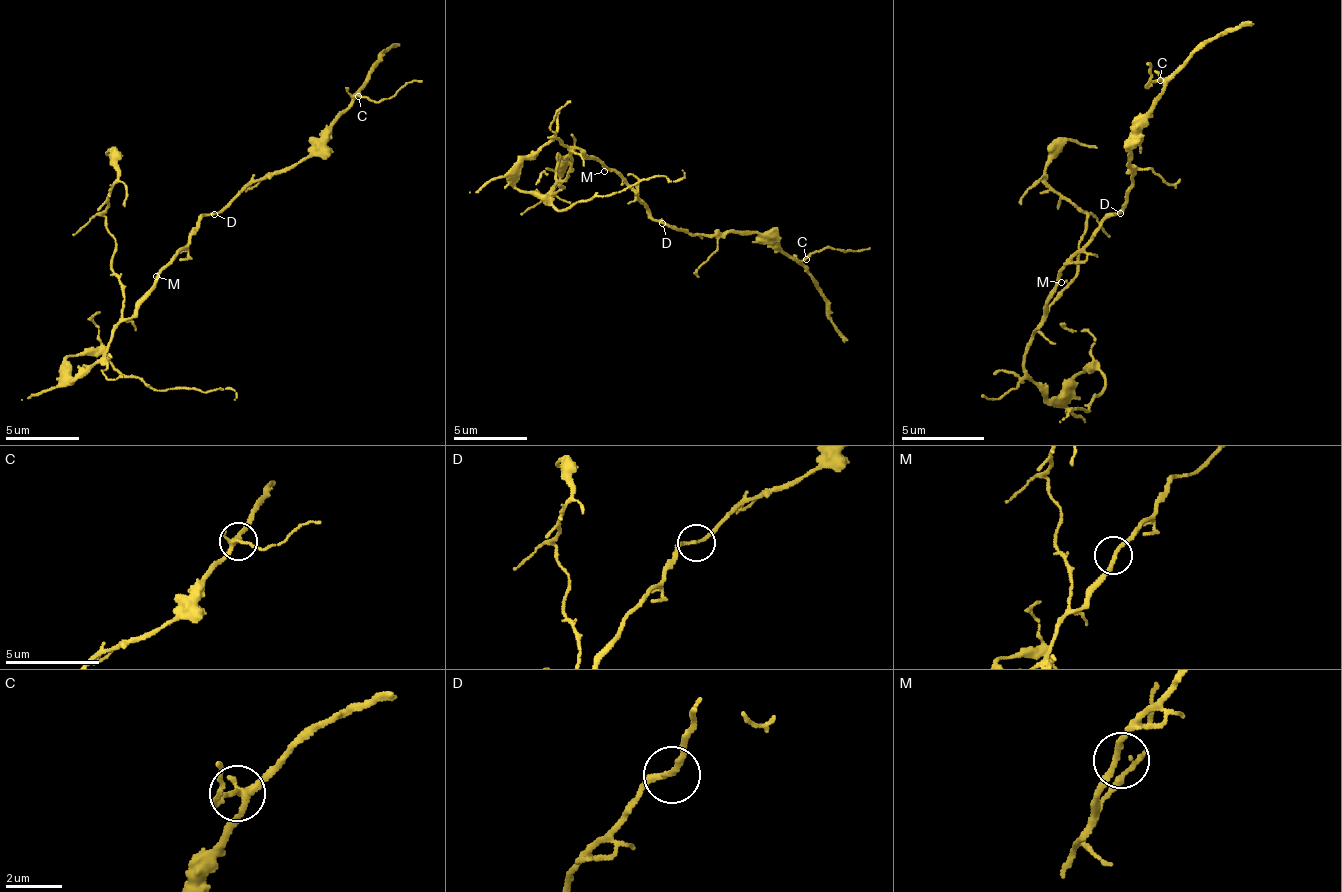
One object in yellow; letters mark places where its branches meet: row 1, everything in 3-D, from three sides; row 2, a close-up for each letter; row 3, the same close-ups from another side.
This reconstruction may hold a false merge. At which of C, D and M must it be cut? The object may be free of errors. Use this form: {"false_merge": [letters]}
{"false_merge": []}

